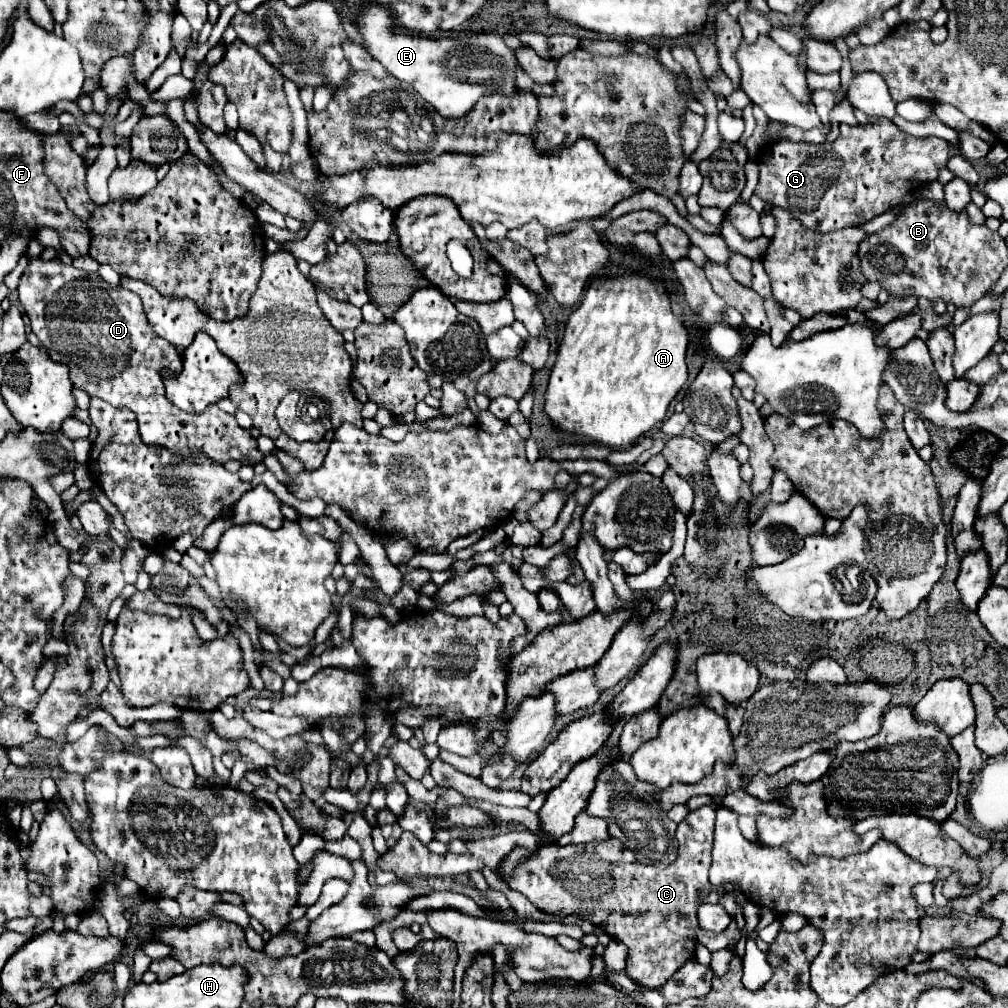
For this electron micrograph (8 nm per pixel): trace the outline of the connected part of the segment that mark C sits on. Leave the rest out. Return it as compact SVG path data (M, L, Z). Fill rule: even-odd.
M701 806L687 814L683 822L677 824L677 860L669 864L665 870L653 870L647 872L647 866L643 866L639 860L635 860L635 854L631 850L621 852L621 860L605 860L605 868L597 870L597 866L591 866L583 872L569 872L563 874L563 870L555 868L555 860L549 860L549 866L543 866L543 848L535 850L533 856L521 864L511 878L507 878L509 888L525 894L533 906L547 914L577 914L581 918L587 918L591 924L599 926L603 932L607 932L613 940L623 942L629 952L625 960L625 974L635 980L643 990L661 990L665 980L679 970L687 962L687 958L695 958L697 948L697 908L705 896L713 890L707 878L709 864L711 864L711 846L713 846L713 826L715 826L715 810L711 806Z

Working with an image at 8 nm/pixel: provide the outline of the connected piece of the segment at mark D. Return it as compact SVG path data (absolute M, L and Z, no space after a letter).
M54 259L39 262L31 260L23 272L17 286L19 300L51 360L71 370L75 388L85 390L89 396L99 396L117 408L125 406L135 412L141 440L157 444L177 458L195 460L197 456L205 456L217 464L225 464L227 460L251 456L255 462L261 462L263 454L257 450L255 438L235 422L235 416L225 414L217 406L201 414L187 414L167 400L160 372L163 365L172 361L172 365L178 365L179 373L181 355L175 346L151 330L137 294L121 286L111 288L97 272L77 270Z

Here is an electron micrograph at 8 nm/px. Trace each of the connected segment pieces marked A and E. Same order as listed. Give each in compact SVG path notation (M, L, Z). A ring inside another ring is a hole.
M625 274L621 278L601 278L601 280L593 280L591 286L587 288L587 294L583 298L583 302L579 304L577 310L571 312L569 322L565 326L565 336L559 344L557 350L557 360L553 364L551 376L549 376L549 386L545 392L545 412L551 418L551 424L557 430L563 430L567 434L575 434L575 436L583 436L593 444L603 444L611 450L625 450L629 446L635 444L635 440L639 436L643 436L645 432L649 432L655 424L663 422L665 414L667 414L667 406L669 402L675 398L675 394L681 390L681 386L687 382L687 364L685 364L685 350L687 350L687 330L685 326L673 316L671 312L671 304L669 298L665 294L665 288L651 280L649 276L643 274Z
M367 6L367 10L357 16L357 26L373 58L379 60L389 74L413 86L443 118L461 118L481 96L501 90L507 94L515 88L515 68L519 66L515 50L509 48L499 34L477 34L471 44L463 44L455 38L433 40L407 36L393 30L393 20L381 6Z

